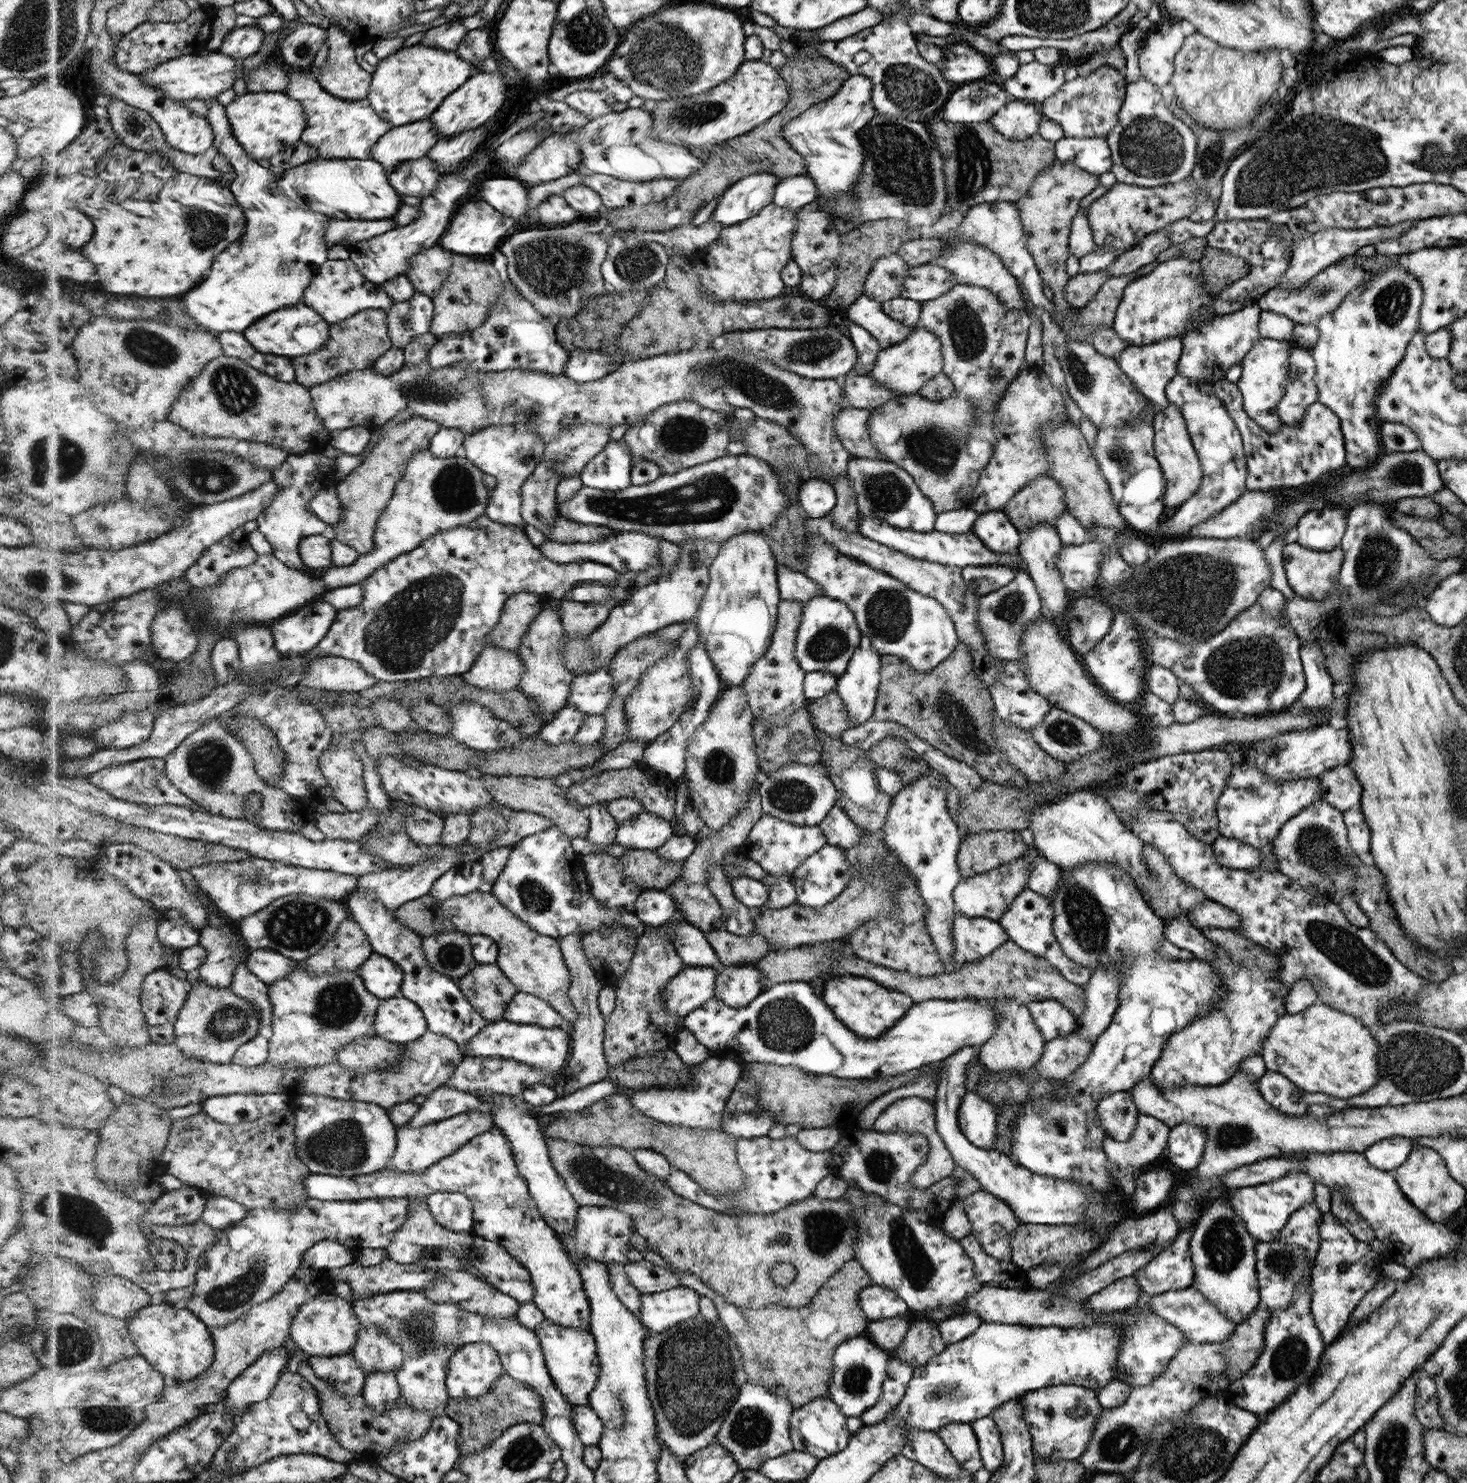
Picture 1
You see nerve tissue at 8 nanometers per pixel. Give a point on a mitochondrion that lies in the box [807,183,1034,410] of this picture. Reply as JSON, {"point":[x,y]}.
{"point":[966,328]}

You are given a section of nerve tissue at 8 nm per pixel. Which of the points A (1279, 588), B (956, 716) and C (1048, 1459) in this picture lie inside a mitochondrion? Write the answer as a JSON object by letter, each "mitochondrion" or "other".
{"A":"other","B":"mitochondrion","C":"other"}

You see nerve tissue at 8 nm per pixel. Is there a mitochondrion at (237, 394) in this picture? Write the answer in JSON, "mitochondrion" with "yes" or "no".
{"mitochondrion":"yes"}

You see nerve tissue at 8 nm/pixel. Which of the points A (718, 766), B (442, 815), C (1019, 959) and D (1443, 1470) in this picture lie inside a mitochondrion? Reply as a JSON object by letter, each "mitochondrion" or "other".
{"A":"mitochondrion","B":"other","C":"other","D":"other"}

